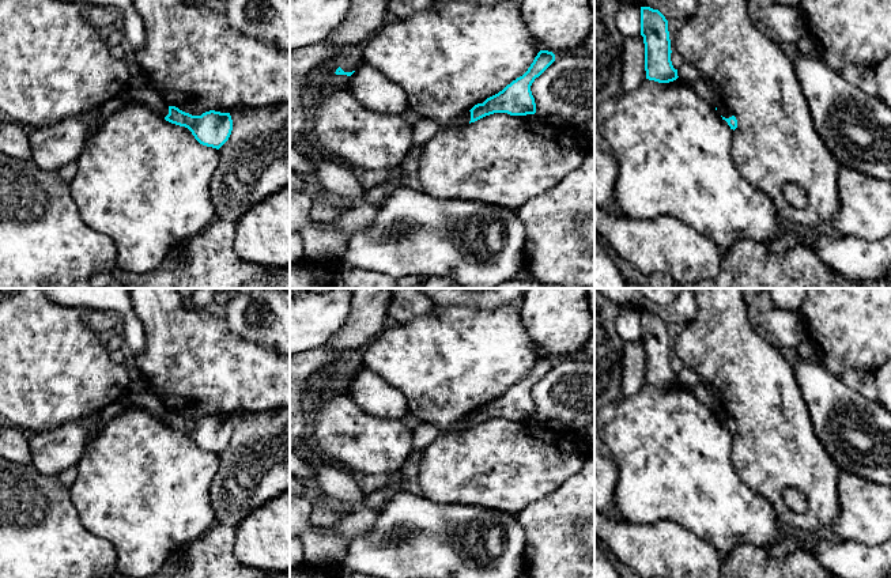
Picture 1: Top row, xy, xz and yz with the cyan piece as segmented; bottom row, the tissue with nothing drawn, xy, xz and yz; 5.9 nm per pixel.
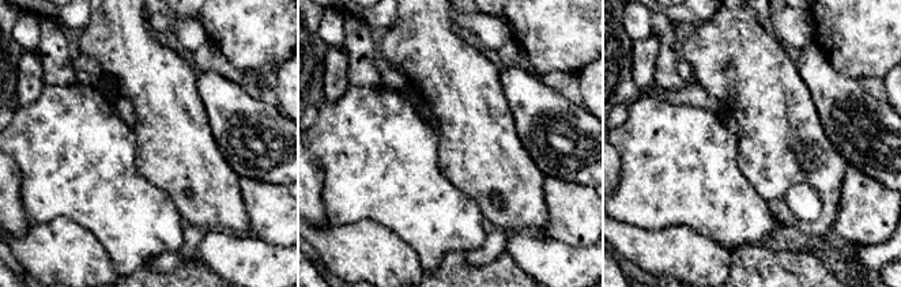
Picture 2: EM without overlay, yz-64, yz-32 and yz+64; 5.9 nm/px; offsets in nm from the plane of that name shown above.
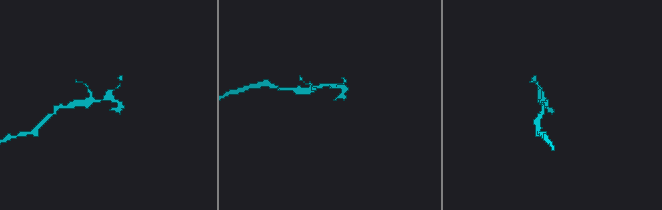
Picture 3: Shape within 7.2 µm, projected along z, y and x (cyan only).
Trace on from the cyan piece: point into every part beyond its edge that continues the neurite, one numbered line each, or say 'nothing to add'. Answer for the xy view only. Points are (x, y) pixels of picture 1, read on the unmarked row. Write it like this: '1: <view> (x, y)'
nothing to add

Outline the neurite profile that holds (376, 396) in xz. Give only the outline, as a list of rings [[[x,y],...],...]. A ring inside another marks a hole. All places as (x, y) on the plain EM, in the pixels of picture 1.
[[[365,366],[350,381],[347,394],[371,416],[401,419],[408,413],[405,396]]]

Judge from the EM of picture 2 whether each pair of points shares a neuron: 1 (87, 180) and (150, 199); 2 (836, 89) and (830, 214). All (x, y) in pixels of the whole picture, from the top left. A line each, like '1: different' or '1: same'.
1: same
2: different

